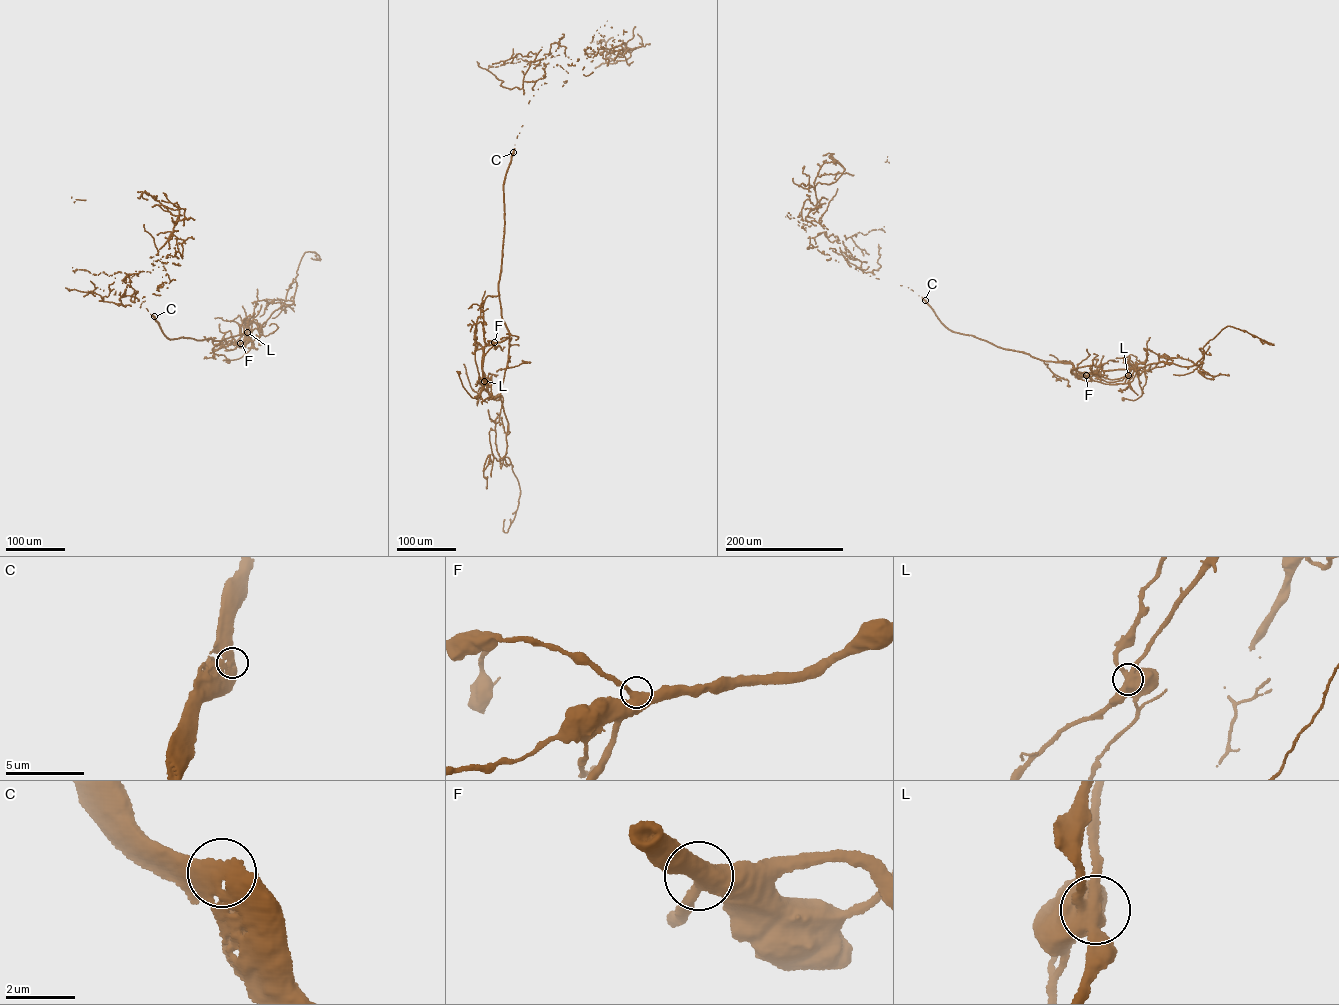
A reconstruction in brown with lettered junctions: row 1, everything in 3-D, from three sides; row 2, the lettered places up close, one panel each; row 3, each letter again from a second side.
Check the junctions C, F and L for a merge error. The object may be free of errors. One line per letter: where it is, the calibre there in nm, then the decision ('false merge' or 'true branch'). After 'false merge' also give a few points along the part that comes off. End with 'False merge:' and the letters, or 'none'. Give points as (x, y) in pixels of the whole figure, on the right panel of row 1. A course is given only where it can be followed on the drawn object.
C: (925, 300) | 400 nm | true branch
F: (1086, 375) | 440 nm | true branch
L: (1128, 375) | 550 nm | false merge | (1127, 374), (1137, 363), (1129, 376), (1110, 379), (1079, 372), (1071, 362), (1058, 361), (1049, 354)
False merge: L

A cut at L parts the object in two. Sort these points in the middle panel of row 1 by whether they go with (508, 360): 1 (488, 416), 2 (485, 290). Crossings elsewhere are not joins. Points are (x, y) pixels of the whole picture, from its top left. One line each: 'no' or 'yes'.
1: yes
2: no

